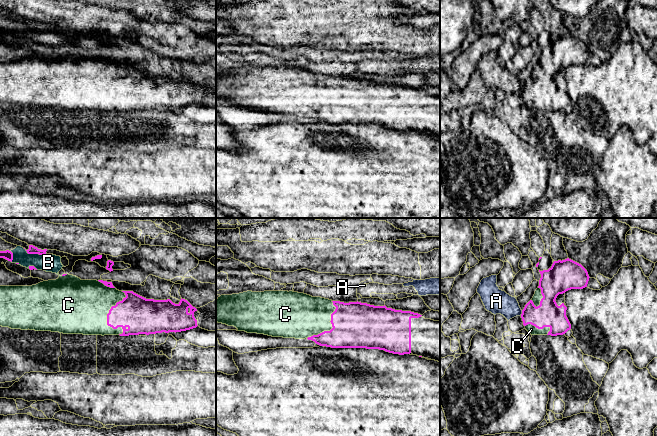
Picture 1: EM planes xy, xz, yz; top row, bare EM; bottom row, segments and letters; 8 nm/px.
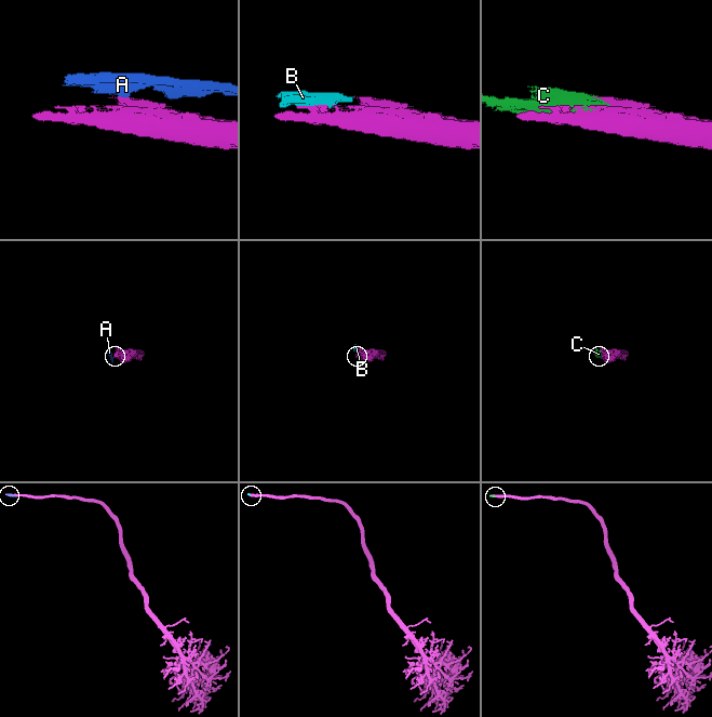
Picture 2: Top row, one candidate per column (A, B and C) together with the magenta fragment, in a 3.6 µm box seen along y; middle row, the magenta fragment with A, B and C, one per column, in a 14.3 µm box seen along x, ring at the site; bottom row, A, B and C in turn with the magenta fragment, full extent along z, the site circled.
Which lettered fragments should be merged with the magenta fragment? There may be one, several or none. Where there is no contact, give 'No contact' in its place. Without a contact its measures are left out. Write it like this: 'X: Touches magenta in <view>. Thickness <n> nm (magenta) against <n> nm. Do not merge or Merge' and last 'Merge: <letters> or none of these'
A: Touches magenta in yz. Thickness 200 nm (magenta) against 200 nm. Do not merge
B: Touches magenta in xy. Thickness 70 nm (magenta) against 140 nm. Do not merge
C: Touches magenta in xy. Thickness 280 nm (magenta) against 440 nm. Merge
Merge: C

